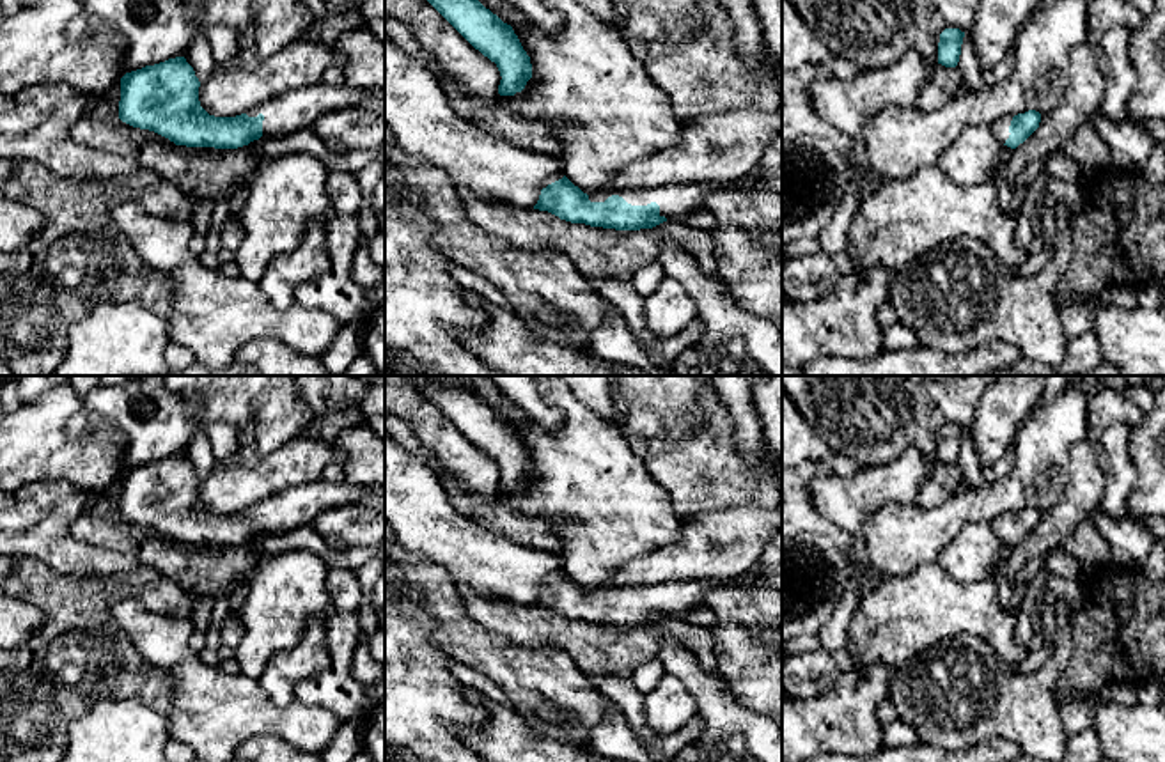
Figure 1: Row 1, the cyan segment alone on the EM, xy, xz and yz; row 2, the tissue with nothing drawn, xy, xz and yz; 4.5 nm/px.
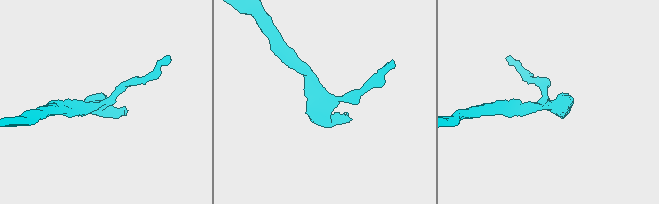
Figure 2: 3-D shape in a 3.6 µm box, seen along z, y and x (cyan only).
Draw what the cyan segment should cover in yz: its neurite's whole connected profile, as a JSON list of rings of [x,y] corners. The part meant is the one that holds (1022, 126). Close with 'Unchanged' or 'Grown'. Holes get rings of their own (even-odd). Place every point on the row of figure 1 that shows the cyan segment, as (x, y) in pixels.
[[[1028,110],[1025,113],[1000,117],[991,124],[991,129],[1002,145],[1016,149],[1039,128],[1039,122],[1041,113]]]. Grown

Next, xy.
[[[184,57],[168,58],[165,62],[126,73],[121,78],[119,119],[133,128],[154,131],[176,145],[238,149],[259,138],[280,138],[307,126],[314,126],[321,115],[358,105],[367,101],[378,90],[385,90],[385,87],[358,90],[349,87],[346,82],[330,87],[319,82],[316,85],[277,96],[248,113],[236,117],[215,117],[200,106],[199,87],[200,82]]]. Grown

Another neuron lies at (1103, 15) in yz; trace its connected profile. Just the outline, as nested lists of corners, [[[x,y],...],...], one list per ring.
[[[1091,0],[1089,43],[1099,43],[1114,27],[1126,27],[1131,34],[1142,23],[1142,14],[1128,0]]]

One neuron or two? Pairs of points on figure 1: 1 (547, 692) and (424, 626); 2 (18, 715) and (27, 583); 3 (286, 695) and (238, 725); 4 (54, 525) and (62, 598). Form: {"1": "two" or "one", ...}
{"1": "two", "2": "one", "3": "two", "4": "two"}

